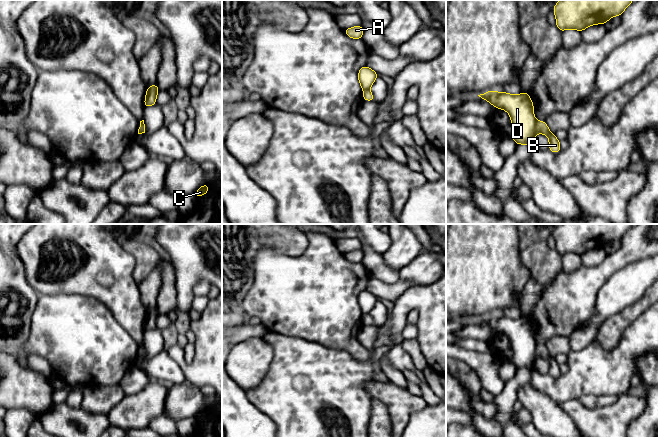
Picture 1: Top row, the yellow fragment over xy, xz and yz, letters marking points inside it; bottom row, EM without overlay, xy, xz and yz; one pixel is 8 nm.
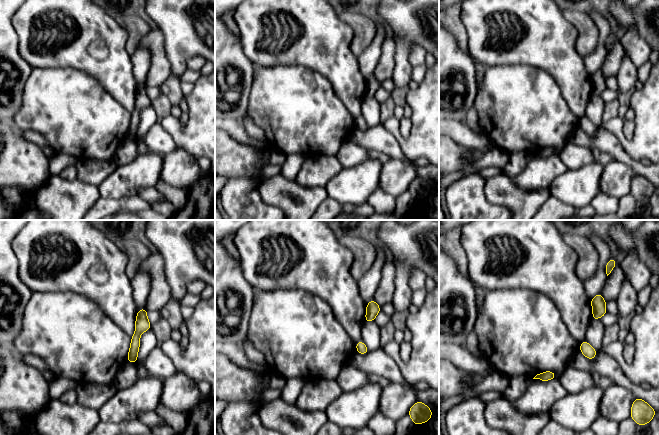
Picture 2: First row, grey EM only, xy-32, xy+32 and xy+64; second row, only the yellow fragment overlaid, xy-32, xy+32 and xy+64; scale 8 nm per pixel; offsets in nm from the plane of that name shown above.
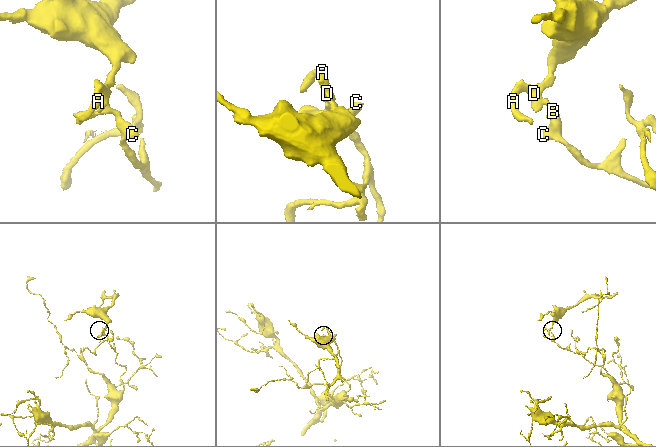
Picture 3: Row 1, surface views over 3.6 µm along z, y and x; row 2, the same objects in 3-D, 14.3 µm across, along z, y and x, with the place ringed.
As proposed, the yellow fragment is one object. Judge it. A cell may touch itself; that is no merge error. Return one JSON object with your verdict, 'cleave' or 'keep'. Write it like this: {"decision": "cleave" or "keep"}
{"decision": "cleave"}

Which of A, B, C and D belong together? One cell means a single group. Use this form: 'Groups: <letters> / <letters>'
Groups: A D / B C

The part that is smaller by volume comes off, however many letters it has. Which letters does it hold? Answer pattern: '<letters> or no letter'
A, D

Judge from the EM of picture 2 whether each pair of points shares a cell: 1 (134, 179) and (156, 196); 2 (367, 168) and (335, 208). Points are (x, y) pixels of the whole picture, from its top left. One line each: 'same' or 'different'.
1: different
2: different

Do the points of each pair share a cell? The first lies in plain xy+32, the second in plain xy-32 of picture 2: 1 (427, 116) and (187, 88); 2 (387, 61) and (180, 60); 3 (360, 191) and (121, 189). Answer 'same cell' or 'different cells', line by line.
1: different cells
2: different cells
3: same cell

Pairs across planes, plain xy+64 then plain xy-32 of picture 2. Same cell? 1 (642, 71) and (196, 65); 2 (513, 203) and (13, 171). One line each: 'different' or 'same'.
1: different
2: different

